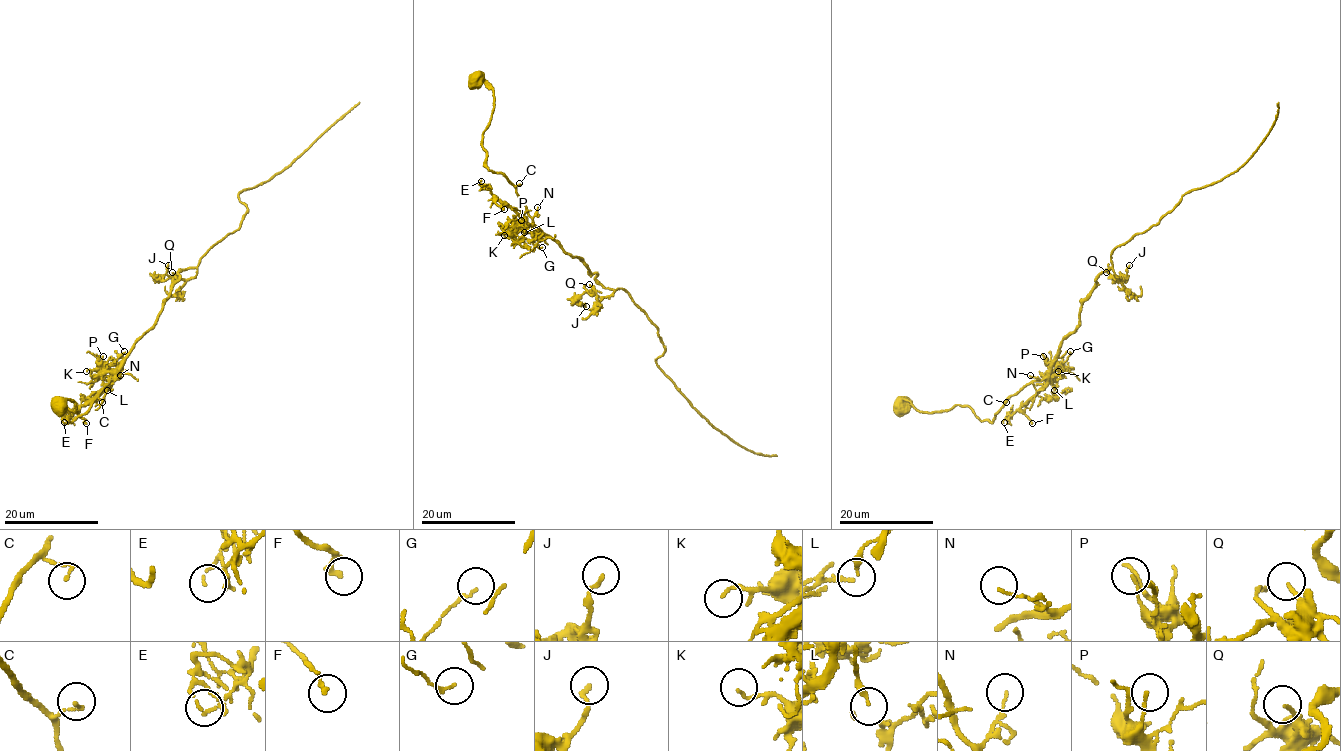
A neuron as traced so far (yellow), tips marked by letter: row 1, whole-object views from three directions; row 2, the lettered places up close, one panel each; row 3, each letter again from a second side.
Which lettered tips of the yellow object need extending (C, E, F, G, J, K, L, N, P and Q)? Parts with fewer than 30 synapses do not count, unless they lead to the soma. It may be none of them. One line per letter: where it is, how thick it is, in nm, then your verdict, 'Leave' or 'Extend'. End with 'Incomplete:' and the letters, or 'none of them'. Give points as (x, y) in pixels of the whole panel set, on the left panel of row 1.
C: Place: (102, 402). Thickness 140 nm. Leave
E: Place: (64, 422). Thickness 90 nm. Leave
F: Place: (86, 423). Thickness 200 nm. Leave
G: Place: (124, 351). Thickness 90 nm. Leave
J: Place: (168, 265). Thickness 150 nm. Leave
K: Place: (86, 371). Thickness 110 nm. Leave
L: Place: (107, 390). Thickness 240 nm. Leave
N: Place: (120, 375). Thickness 80 nm. Leave
P: Place: (103, 356). Thickness 110 nm. Leave
Q: Place: (172, 272). Thickness 140 nm. Leave
Incomplete: none of them

